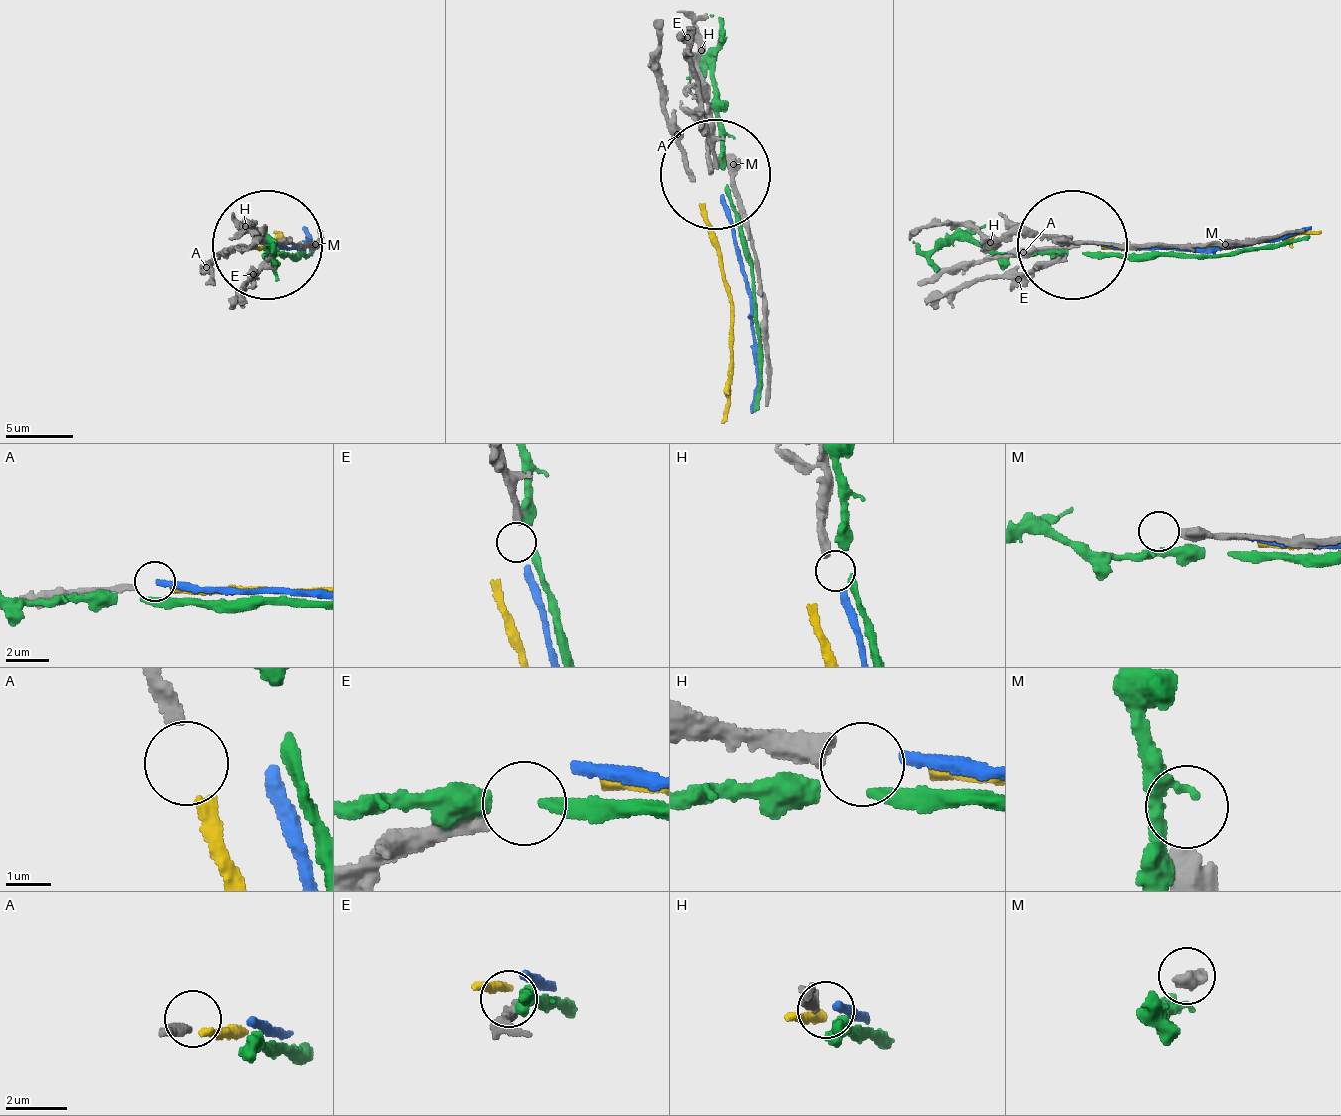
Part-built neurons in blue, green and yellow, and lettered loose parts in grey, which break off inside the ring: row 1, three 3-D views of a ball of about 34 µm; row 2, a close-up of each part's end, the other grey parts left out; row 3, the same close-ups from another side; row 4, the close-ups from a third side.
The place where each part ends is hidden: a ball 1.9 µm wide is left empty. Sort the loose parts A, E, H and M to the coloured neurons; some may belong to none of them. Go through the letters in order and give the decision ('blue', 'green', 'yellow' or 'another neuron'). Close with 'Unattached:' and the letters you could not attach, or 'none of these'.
A: yellow
E: another neuron
H: blue
M: another neuron
Unattached: E, M

